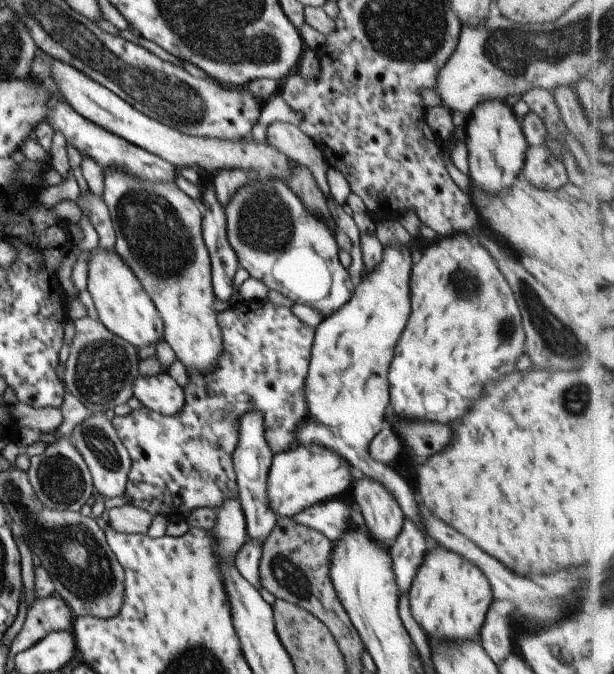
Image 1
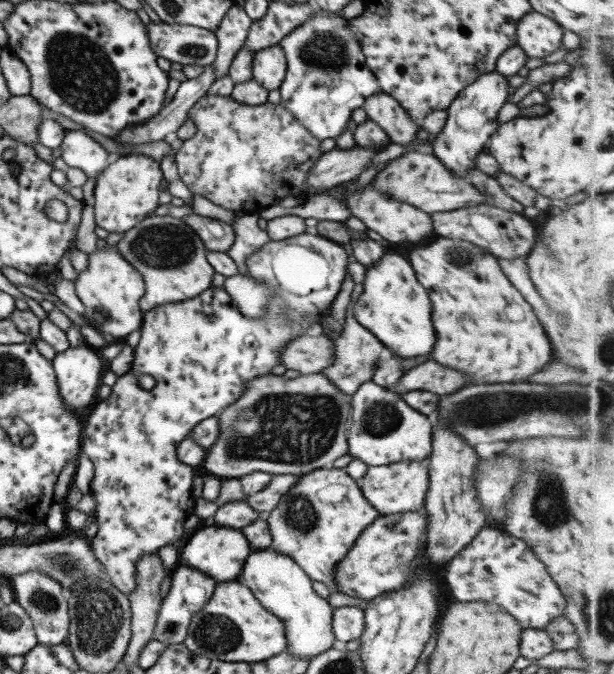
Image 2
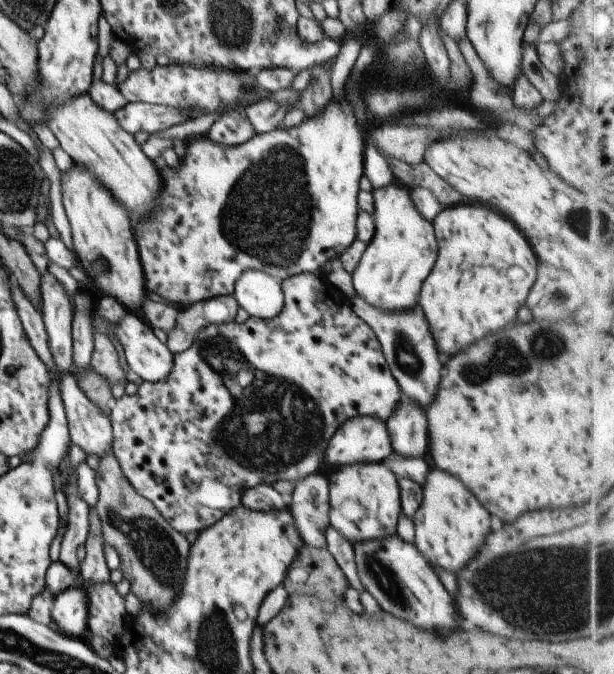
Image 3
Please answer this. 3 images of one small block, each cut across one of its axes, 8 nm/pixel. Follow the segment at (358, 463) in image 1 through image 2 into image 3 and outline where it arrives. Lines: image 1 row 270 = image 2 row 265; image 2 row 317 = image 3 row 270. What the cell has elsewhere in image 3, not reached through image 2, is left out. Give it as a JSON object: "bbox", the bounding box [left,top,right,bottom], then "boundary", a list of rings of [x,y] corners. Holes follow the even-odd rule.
{"bbox":[351,182,435,312],"boundary":[[[392,182],[370,191],[373,197],[374,233],[353,270],[351,284],[355,295],[385,312],[417,309],[419,286],[435,262],[435,240],[431,221],[425,220],[409,196],[409,189]]]}

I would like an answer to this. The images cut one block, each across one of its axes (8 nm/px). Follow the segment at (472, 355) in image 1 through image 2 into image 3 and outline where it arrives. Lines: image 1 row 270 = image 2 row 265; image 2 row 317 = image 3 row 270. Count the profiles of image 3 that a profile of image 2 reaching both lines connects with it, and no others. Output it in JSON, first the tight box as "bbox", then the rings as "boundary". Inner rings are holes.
{"bbox":[419,202,535,354],"boundary":[[[461,202],[441,209],[431,220],[437,240],[437,260],[421,286],[419,308],[425,316],[429,334],[433,336],[437,354],[455,354],[467,344],[497,332],[517,318],[517,308],[525,302],[527,292],[535,280],[535,256],[517,228],[491,208],[471,202]]]}

